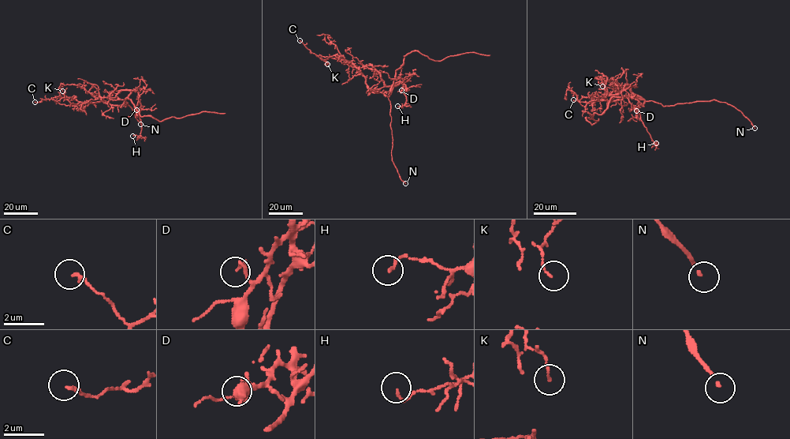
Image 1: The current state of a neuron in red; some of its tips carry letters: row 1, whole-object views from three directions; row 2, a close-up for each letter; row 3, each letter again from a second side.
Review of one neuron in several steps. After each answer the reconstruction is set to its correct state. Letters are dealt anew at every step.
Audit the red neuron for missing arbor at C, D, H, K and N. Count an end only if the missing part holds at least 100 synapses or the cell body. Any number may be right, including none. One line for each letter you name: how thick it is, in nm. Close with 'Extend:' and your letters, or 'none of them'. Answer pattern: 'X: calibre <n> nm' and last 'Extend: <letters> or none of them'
N: calibre 130 nm
Extend: N

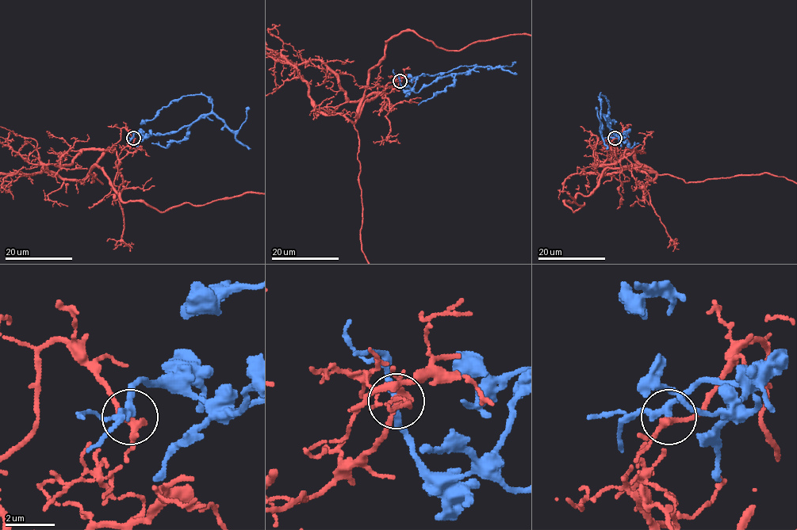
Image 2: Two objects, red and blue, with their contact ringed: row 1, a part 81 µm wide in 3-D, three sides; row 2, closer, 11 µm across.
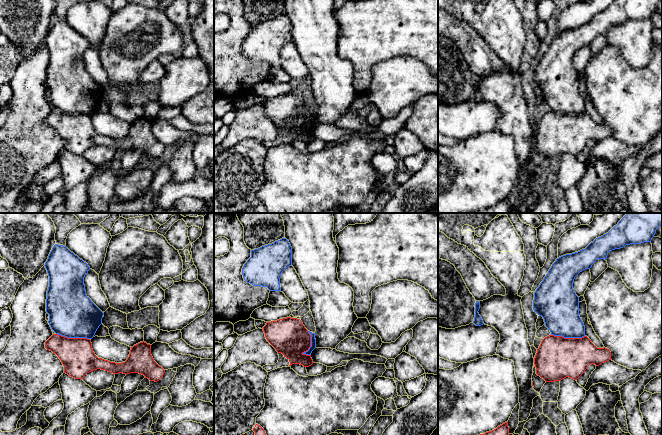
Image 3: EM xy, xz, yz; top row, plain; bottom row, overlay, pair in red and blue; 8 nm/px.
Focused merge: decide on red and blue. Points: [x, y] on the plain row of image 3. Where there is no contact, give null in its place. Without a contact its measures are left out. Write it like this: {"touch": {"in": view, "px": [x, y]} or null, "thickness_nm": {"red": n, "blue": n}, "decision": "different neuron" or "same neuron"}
{"touch": {"in": "xy", "px": [73, 114]}, "thickness_nm": {"red": 280, "blue": 380}, "decision": "same neuron"}

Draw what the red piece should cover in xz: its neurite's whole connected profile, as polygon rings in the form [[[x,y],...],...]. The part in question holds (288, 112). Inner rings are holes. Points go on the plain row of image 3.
[[[287,93],[277,97],[267,98],[263,103],[263,107],[267,117],[278,129],[282,129],[289,136],[289,142],[300,140],[304,143],[309,143],[314,139],[311,129],[316,124],[315,109],[308,107],[300,95]]]

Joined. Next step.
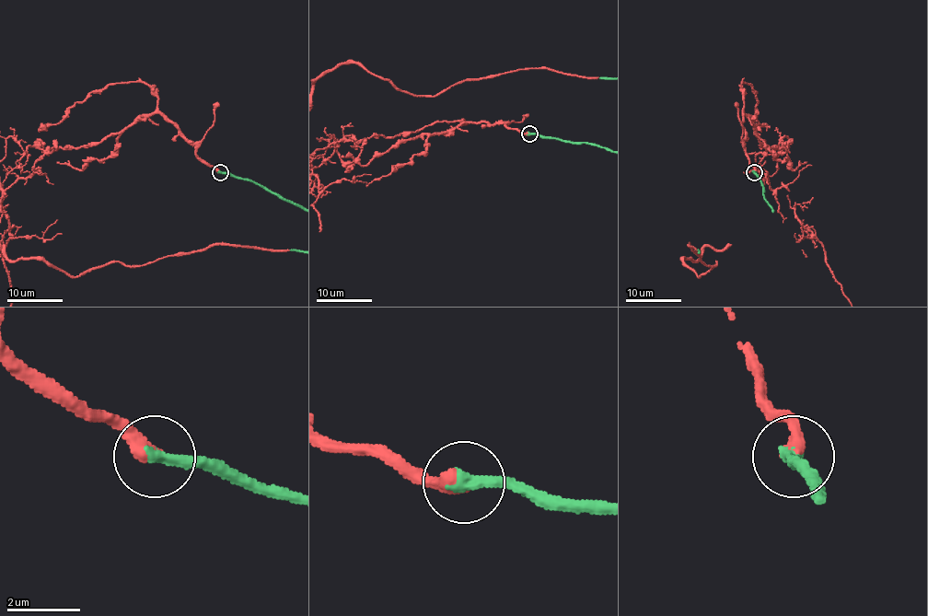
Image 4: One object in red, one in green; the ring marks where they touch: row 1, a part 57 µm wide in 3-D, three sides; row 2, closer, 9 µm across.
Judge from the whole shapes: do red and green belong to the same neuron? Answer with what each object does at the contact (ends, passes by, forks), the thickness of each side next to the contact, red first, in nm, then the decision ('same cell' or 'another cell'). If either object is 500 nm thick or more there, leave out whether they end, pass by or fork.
red ends; green ends; calibres 460 and 340 nm; same cell

